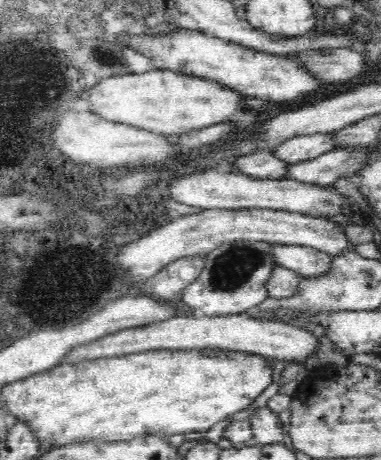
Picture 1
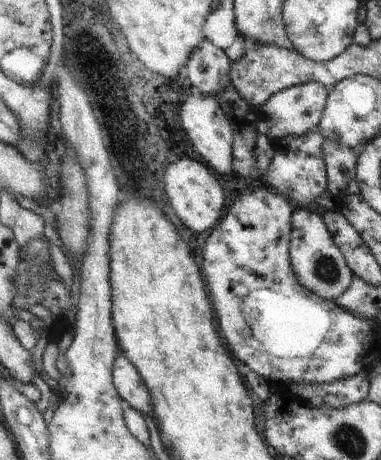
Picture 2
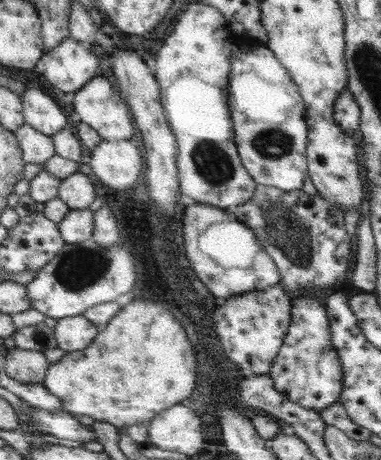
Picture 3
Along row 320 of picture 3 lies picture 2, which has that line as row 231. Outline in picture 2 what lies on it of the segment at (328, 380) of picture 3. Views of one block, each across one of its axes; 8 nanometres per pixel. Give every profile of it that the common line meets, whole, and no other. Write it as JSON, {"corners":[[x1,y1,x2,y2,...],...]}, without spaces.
{"corners":[[295,206,295,212,291,216,291,232,289,232,289,262,293,268,293,274,297,276,297,282,313,292,317,298,323,298,327,302,335,302,351,284,353,272,347,268,345,258,337,250,331,234,327,232,327,226,323,224,321,216,309,212,307,208]]}

